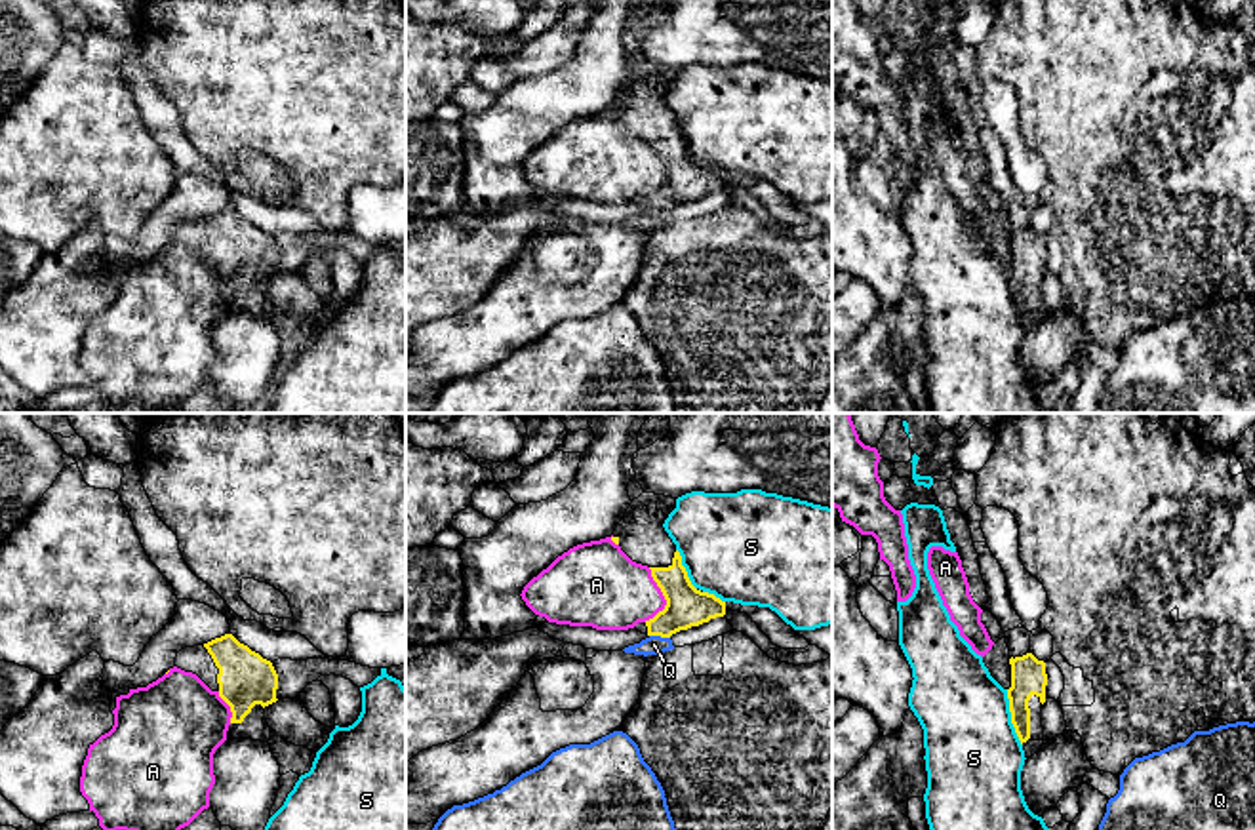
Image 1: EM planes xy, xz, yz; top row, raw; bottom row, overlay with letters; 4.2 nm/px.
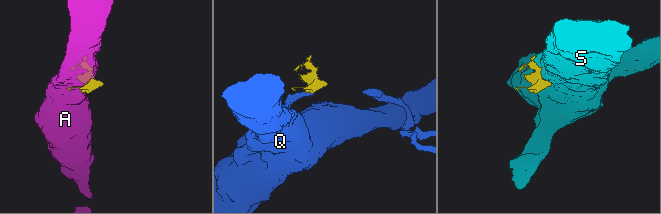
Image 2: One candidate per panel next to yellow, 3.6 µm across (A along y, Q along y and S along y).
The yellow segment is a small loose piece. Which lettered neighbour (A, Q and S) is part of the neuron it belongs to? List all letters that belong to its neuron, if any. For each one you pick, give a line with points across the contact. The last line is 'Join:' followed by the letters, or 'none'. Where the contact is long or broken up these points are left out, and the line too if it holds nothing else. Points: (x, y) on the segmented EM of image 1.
Join: none

